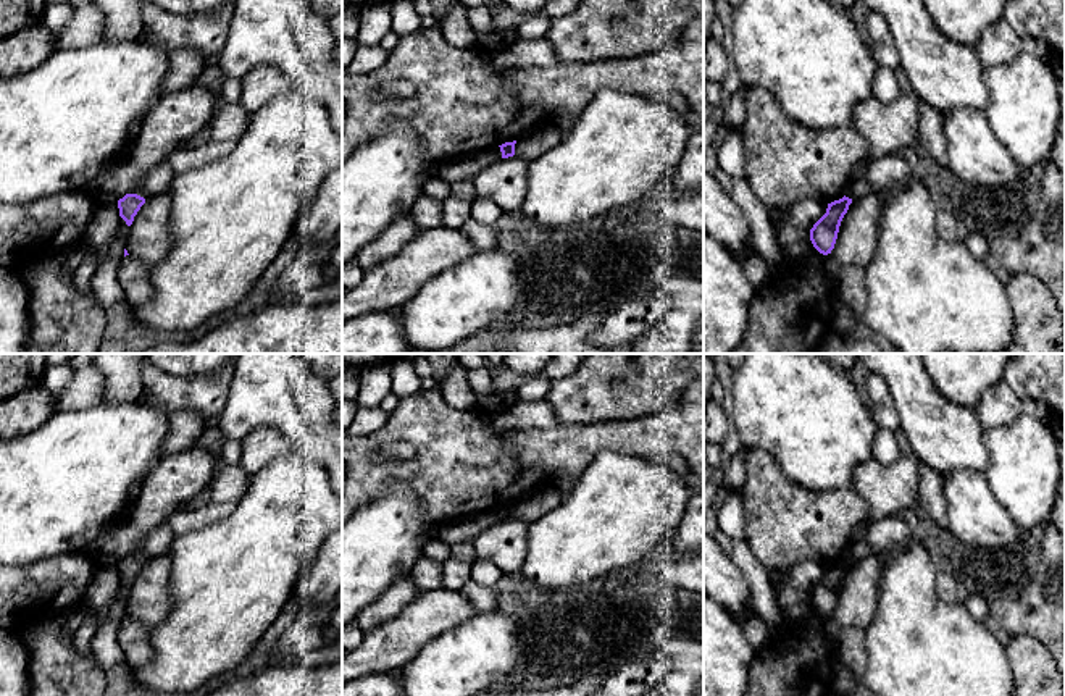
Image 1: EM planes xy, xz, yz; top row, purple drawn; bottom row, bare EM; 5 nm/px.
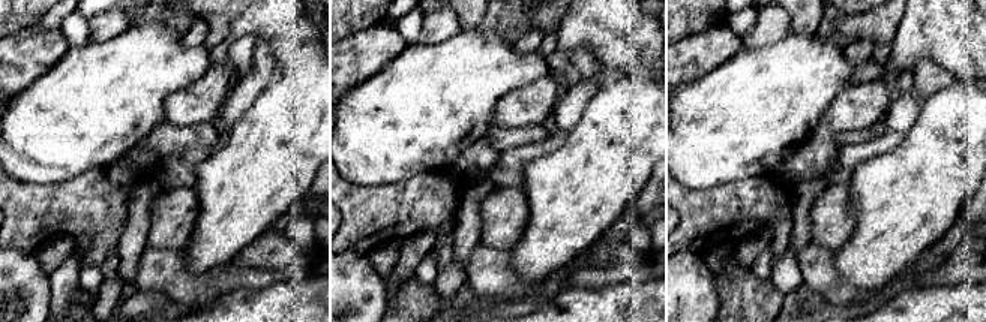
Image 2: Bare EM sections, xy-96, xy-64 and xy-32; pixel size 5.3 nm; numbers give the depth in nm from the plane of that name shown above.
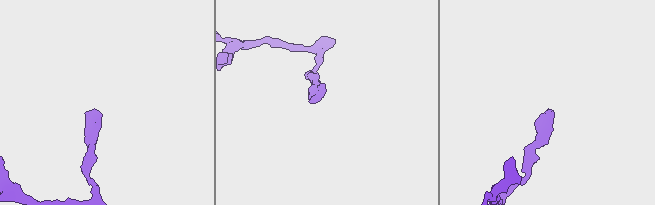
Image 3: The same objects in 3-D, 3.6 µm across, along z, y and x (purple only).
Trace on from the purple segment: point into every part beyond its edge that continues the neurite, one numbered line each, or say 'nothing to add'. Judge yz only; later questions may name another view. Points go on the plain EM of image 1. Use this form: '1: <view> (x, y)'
nothing to add

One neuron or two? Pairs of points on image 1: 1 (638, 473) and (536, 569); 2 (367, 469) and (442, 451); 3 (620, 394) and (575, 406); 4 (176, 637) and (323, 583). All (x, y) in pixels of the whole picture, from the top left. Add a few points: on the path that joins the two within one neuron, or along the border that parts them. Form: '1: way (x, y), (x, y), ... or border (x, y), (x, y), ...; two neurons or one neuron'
1: way (613, 499), (562, 551); one neuron
2: way (386, 469), (423, 469); one neuron
3: way (609, 394), (586, 396); one neuron
4: border (312, 561), (300, 572), (291, 598); two neurons

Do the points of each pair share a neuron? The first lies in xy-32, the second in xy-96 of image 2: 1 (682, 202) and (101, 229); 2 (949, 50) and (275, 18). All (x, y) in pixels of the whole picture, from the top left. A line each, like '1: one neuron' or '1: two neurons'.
1: one neuron
2: one neuron

